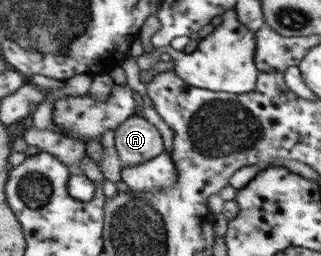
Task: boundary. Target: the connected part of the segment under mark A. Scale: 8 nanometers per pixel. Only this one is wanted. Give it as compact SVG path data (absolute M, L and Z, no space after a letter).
M129 116L114 129L113 144L122 166L135 165L164 151L157 129L142 116Z

